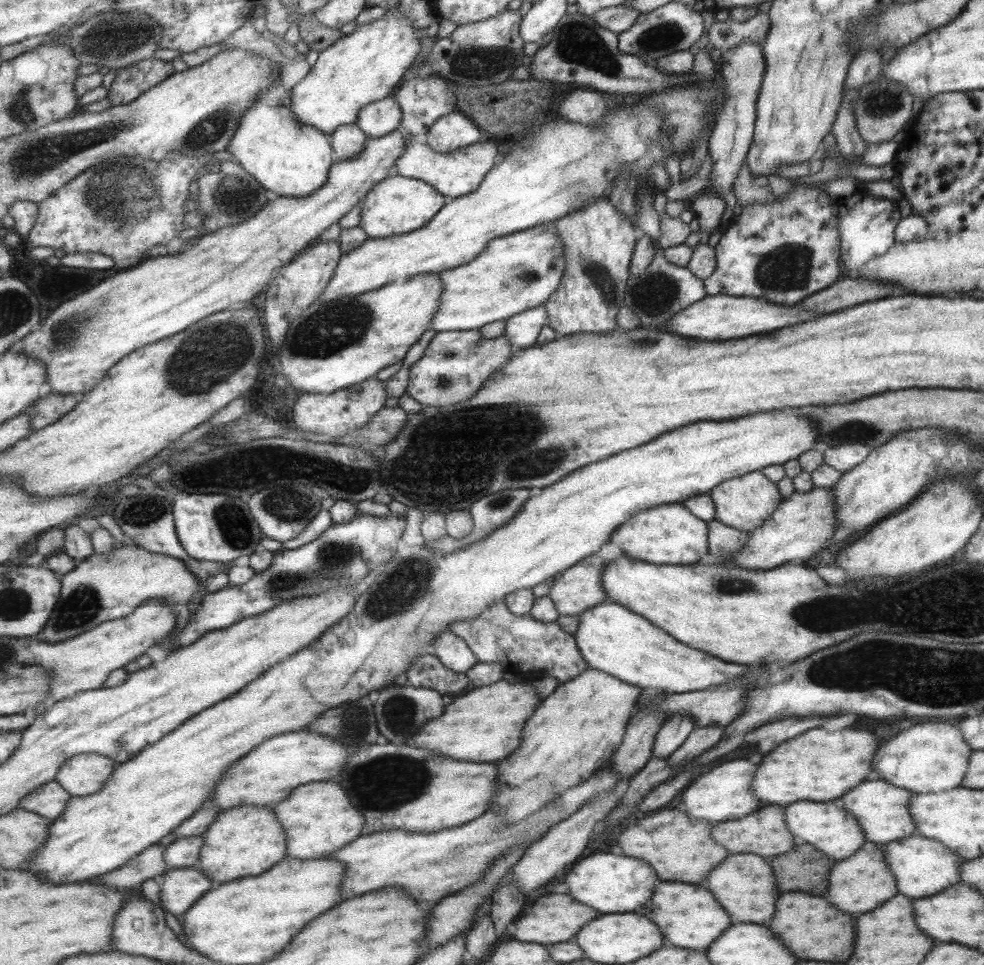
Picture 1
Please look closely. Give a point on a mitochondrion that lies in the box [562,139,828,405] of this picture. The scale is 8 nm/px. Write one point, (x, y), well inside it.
(785, 268)

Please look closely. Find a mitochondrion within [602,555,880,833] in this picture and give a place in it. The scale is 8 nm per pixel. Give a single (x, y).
(824, 615)

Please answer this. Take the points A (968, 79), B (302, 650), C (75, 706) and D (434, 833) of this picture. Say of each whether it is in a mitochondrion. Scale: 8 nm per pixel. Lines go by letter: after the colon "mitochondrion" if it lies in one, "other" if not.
A: other
B: other
C: other
D: other

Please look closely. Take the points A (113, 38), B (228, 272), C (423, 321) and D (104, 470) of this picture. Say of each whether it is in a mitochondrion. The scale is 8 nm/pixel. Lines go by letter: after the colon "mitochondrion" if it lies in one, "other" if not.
A: mitochondrion
B: other
C: other
D: other

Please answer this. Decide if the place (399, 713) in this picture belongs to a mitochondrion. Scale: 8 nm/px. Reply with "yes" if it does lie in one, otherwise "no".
yes

